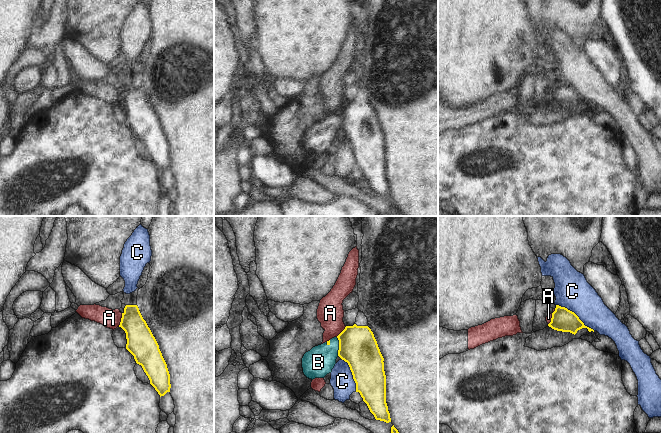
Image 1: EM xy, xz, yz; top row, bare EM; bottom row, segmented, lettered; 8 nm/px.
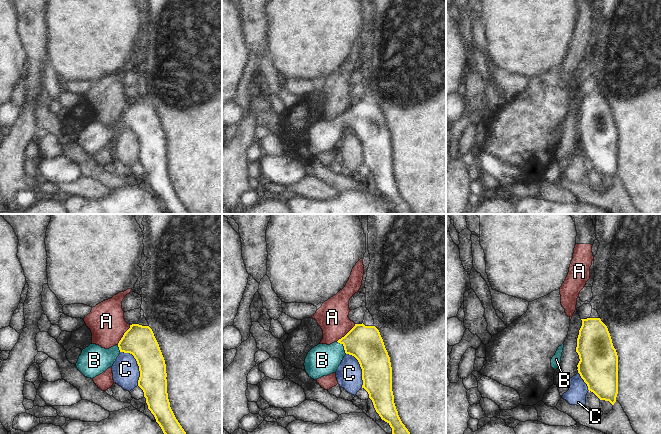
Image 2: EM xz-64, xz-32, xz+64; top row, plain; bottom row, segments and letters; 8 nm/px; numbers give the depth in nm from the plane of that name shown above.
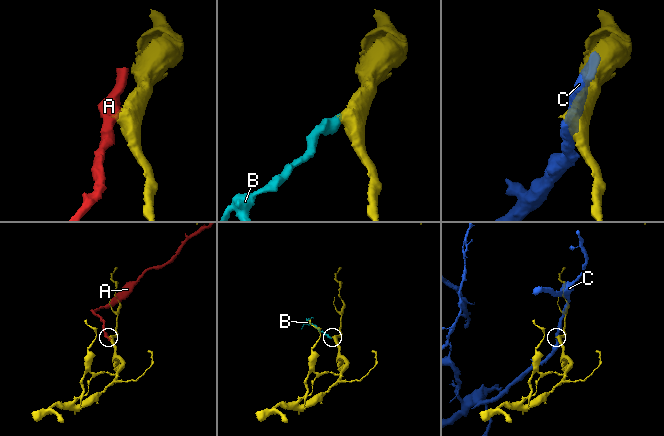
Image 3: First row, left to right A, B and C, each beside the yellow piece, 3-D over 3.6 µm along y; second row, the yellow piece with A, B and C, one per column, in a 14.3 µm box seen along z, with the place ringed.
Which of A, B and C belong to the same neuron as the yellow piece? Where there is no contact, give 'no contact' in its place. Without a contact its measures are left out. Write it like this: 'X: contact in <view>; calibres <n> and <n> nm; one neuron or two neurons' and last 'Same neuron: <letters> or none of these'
A: contact in xy; calibres 240 and 150 nm; two neurons
B: contact in xz; calibres 300 and 240 nm; one neuron
C: contact in yz; calibres 180 and 280 nm; two neurons
Same neuron: B

